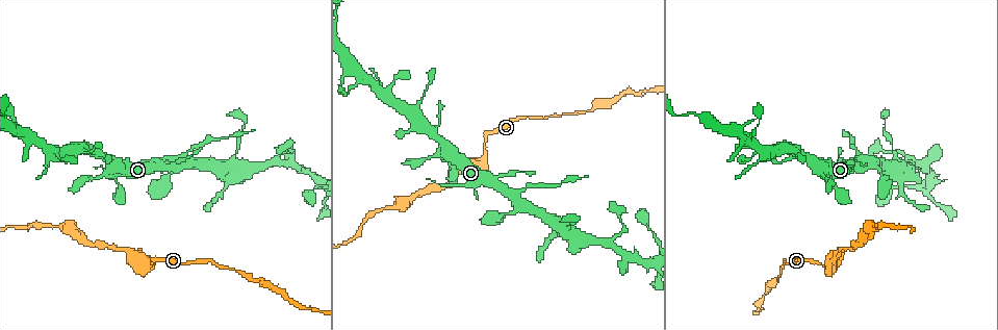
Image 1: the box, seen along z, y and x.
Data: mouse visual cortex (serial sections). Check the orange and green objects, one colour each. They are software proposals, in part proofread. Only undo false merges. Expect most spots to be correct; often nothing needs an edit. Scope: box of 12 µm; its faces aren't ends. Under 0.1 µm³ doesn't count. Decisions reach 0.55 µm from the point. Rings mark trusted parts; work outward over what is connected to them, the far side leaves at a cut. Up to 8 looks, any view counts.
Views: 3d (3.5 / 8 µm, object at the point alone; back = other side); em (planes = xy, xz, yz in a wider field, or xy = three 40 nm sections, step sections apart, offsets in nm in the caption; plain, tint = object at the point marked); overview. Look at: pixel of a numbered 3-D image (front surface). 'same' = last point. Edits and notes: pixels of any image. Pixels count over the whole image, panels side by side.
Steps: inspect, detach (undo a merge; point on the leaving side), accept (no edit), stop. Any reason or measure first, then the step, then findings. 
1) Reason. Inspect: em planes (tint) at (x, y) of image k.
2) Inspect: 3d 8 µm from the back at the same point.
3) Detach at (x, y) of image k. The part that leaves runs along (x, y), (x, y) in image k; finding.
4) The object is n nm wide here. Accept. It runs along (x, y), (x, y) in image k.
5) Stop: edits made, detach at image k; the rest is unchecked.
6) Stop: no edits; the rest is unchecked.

Three arms meet. Inspect: 3d 8 µm at (447, 152) of image 1.

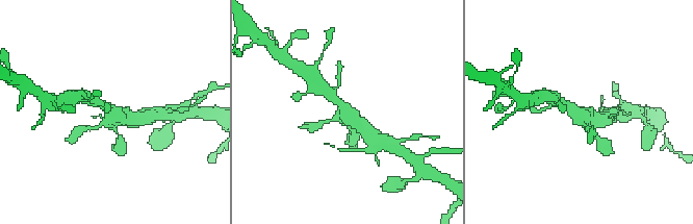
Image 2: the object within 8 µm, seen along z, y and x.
Inspect: 3d 3.5 µm at (581, 114) of image 2.

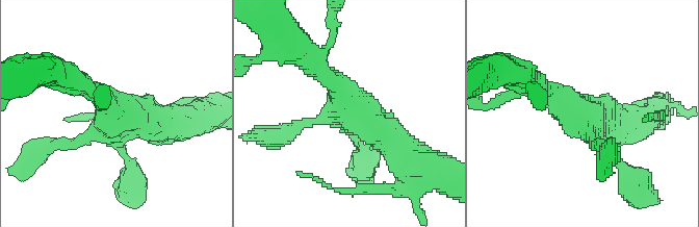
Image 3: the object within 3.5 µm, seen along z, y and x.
Inspect: em xy step 3 (tint) at (579, 116) of image 3.

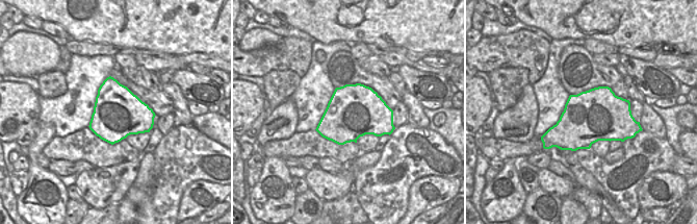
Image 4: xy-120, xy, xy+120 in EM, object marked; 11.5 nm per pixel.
Accept. It runs along (407, 158), (324, 73) in image 3; continuous, no second cell.

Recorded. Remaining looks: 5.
Narrows sharply. Inspect: 3d 8 µm at (874, 227) of image 1.

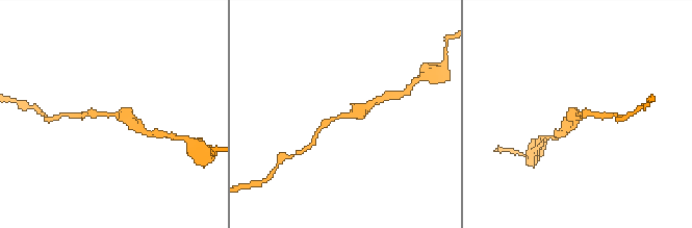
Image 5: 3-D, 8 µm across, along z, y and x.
Zoom in. Inspect: 3d 3.5 µm from the back at (581, 113) of image 5.

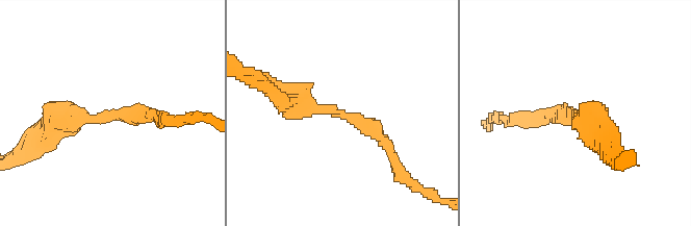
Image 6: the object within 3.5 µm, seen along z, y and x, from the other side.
Inspect: em xy step 3 (tint) at (343, 115) of image 6.

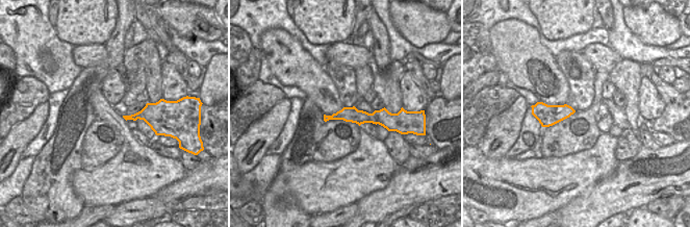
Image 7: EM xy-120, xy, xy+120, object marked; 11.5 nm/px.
The object is 170 nm wide here. Accept. It runs along (282, 103), (350, 116), (391, 156) in image 6; all the same cell.

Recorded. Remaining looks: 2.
Sudden change in width. Inspect: 3d 8 µm at (251, 276) of image 1.

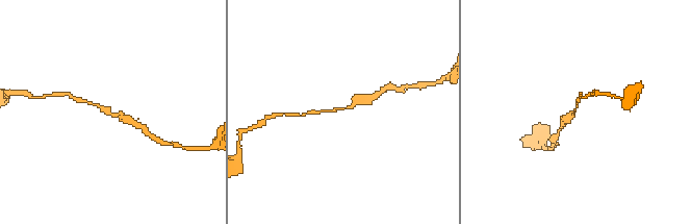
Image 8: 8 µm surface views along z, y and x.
The arms are 100, 300 nm wide; shape alone is not enough. Inspect: em xy step 5 (tint) at (110, 109) of image 8.

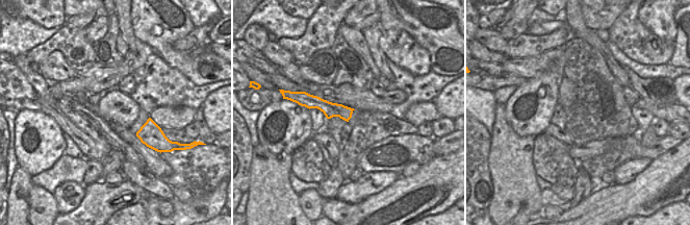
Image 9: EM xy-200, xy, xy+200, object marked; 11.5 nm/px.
Accept. It runs along (305, 103), (350, 110) in image 9; one cell here.

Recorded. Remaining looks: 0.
Stop: no edits; the rest is unchecked.

